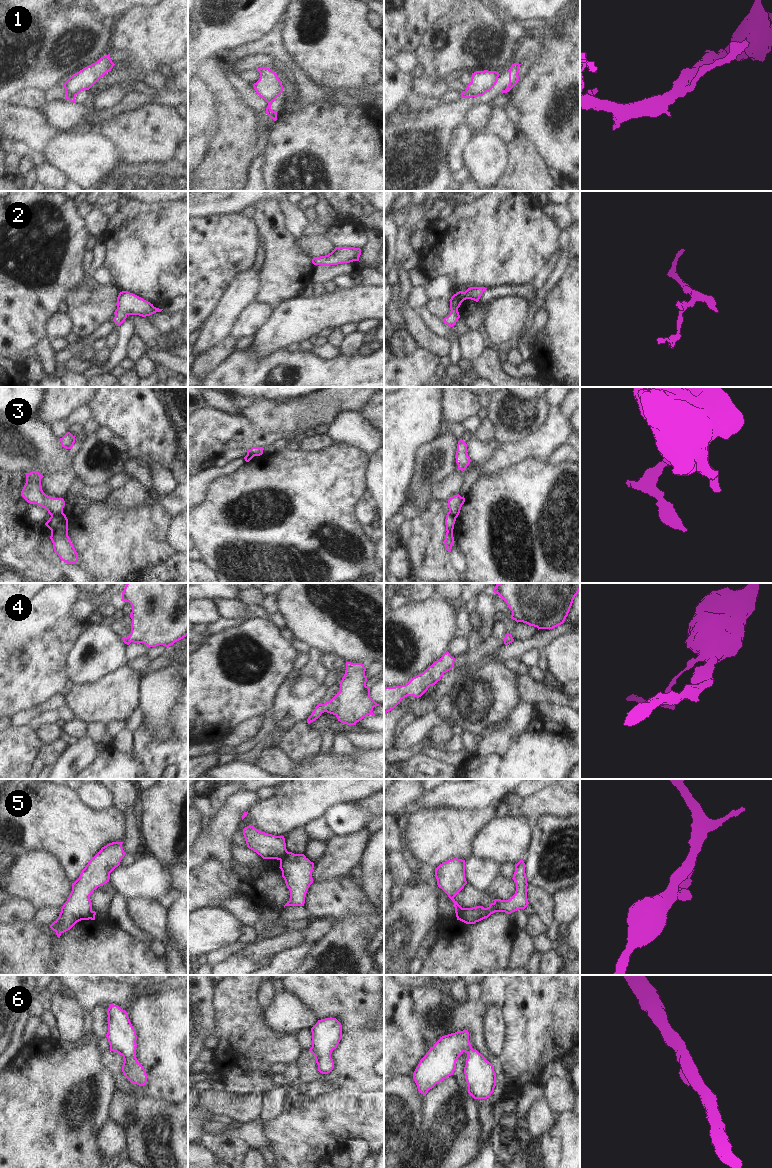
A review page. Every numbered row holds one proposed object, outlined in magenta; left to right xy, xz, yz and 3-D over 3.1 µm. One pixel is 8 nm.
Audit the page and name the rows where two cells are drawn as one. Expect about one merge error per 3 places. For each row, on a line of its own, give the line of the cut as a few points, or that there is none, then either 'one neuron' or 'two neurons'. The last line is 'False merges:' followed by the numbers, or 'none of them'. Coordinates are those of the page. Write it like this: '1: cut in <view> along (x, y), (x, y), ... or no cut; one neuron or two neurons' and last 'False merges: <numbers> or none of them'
1: cut in xz along (275, 98), (268, 104); two neurons
2: no cut; one neuron
3: cut in xy along (62, 512), (51, 516); two neurons
4: no cut; one neuron
5: cut in yz along (461, 907), (456, 916); two neurons
6: no cut; one neuron
False merges: 1, 3, 5

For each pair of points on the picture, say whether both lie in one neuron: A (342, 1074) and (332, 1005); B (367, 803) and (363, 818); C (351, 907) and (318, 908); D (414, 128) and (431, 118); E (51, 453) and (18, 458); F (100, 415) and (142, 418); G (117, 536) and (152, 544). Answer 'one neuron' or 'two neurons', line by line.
A: one neuron
B: two neurons
C: one neuron
D: one neuron
E: one neuron
F: one neuron
G: one neuron

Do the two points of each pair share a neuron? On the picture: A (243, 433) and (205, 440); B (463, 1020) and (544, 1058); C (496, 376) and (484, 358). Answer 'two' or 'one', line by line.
A: one
B: one
C: one

